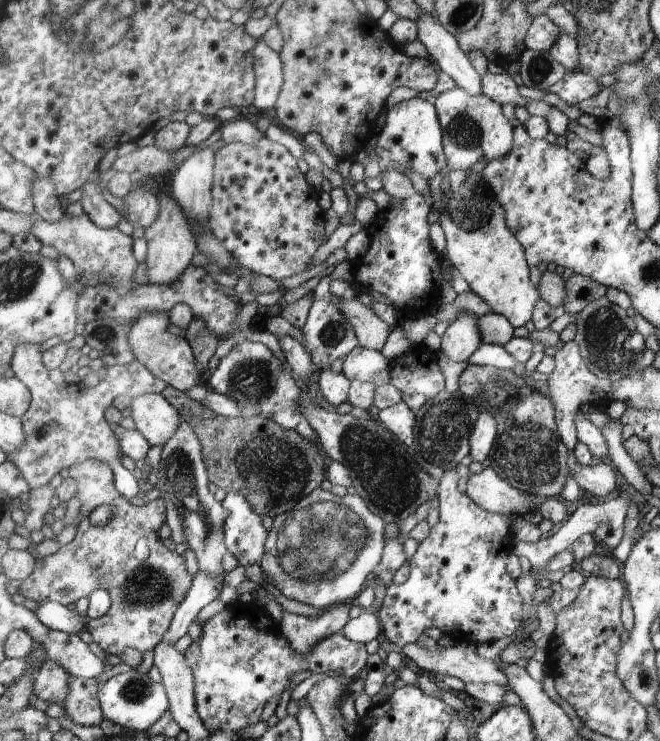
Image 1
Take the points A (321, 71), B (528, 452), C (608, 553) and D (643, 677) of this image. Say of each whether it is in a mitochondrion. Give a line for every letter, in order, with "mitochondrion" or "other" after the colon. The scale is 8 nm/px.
A: mitochondrion
B: mitochondrion
C: other
D: mitochondrion

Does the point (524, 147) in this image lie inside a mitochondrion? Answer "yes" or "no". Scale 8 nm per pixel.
no

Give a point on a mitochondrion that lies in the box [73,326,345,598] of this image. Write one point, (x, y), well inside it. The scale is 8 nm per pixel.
(274, 467)

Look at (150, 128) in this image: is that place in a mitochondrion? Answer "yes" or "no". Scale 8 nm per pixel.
no

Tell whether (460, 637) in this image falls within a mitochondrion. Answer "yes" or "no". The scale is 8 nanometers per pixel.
no

